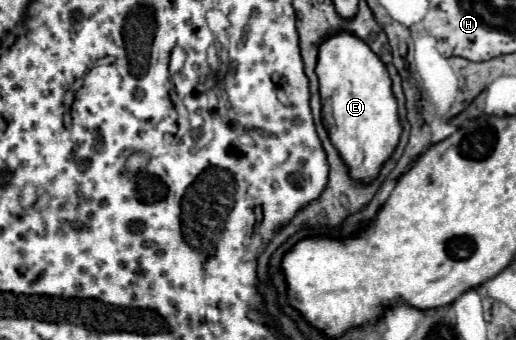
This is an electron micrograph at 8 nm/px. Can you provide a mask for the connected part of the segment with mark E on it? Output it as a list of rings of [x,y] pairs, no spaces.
[[[340,32],[332,38],[328,38],[320,46],[318,54],[318,66],[316,74],[320,80],[320,98],[322,98],[322,122],[326,124],[328,136],[334,144],[334,148],[340,152],[340,158],[344,164],[348,164],[348,174],[358,184],[370,184],[378,174],[382,164],[392,156],[398,138],[400,138],[400,122],[398,122],[398,104],[392,94],[392,80],[386,72],[386,66],[382,60],[356,36],[348,32]]]

